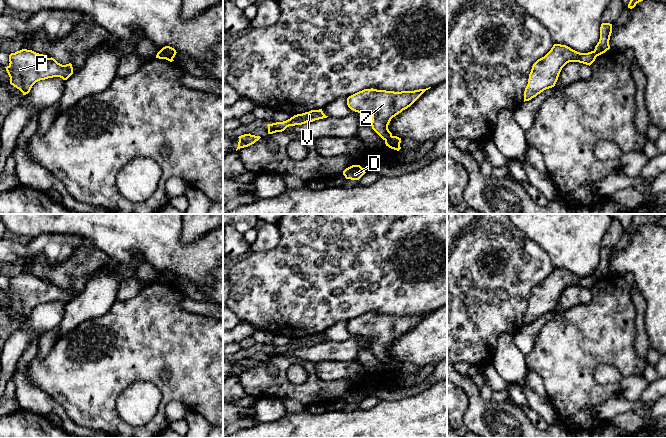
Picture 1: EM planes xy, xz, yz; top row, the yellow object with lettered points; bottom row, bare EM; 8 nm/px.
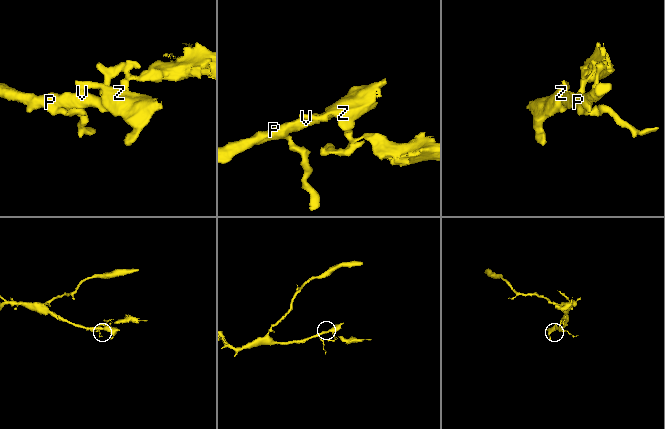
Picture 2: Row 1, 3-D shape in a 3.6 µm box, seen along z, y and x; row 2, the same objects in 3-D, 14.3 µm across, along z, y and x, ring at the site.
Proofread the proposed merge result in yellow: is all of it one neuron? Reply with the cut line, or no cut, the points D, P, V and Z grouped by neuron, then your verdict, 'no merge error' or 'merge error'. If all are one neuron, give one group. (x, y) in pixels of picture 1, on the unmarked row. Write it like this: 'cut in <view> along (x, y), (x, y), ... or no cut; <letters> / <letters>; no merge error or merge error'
cut in xy along (161, 273), (172, 282); D / P V Z; merge error

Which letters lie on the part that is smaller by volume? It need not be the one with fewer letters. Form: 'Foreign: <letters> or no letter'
Foreign: D

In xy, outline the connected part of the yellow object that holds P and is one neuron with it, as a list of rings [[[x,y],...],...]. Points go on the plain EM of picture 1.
[[[22,273],[9,279],[6,295],[10,308],[19,313],[23,319],[30,316],[32,310],[40,305],[53,301],[67,304],[73,298],[72,288],[62,289],[54,282],[46,282],[43,278]]]

